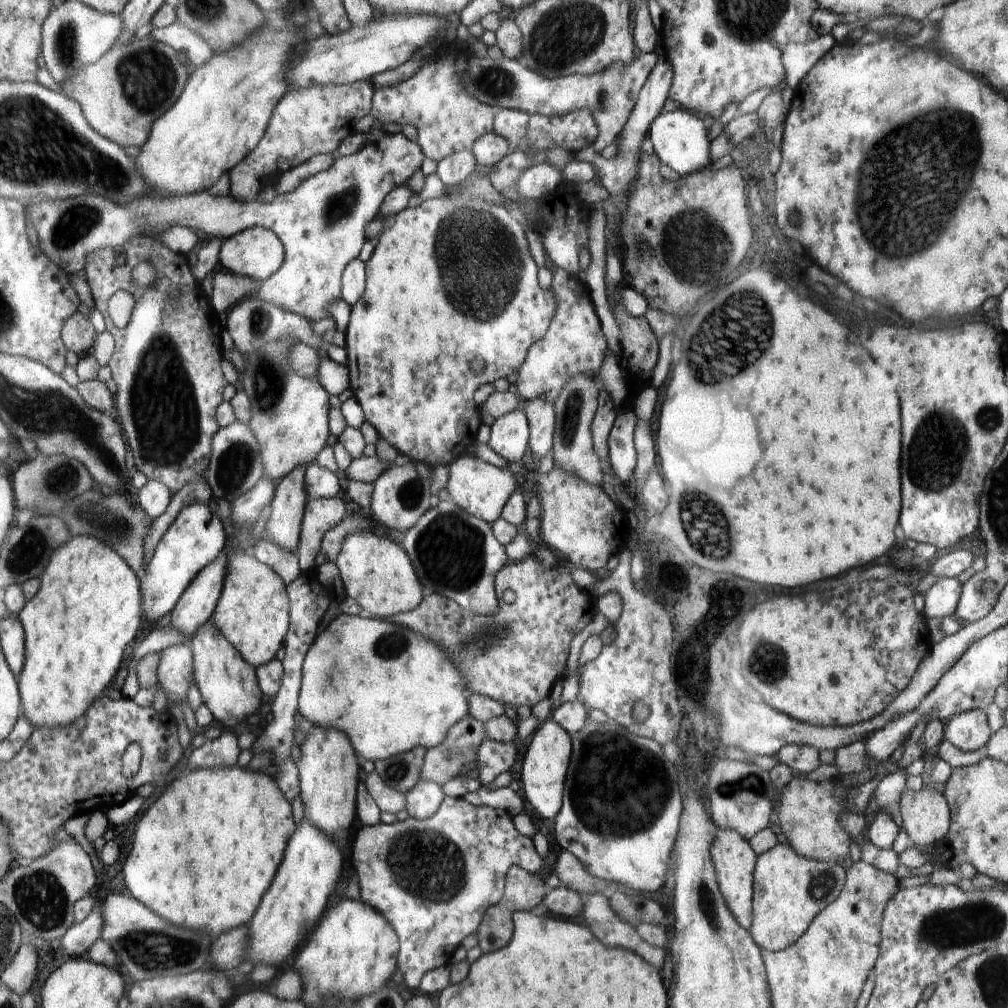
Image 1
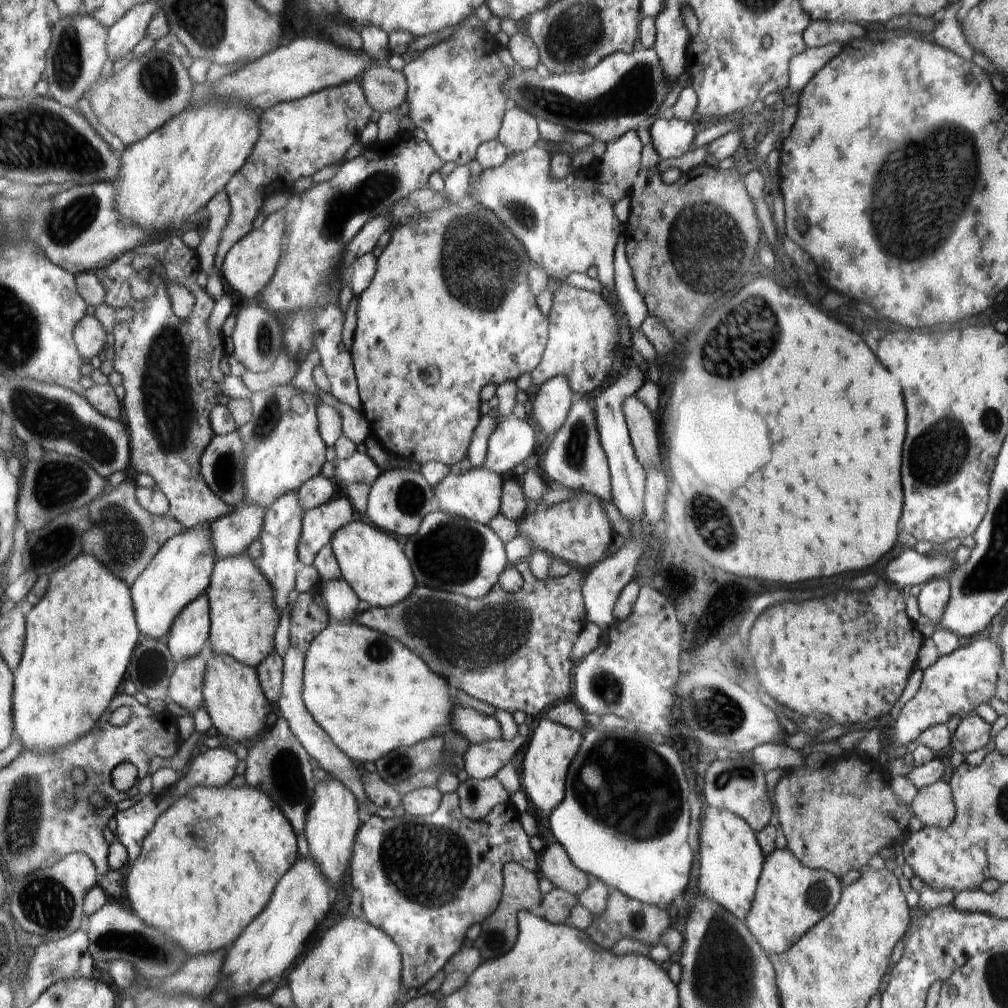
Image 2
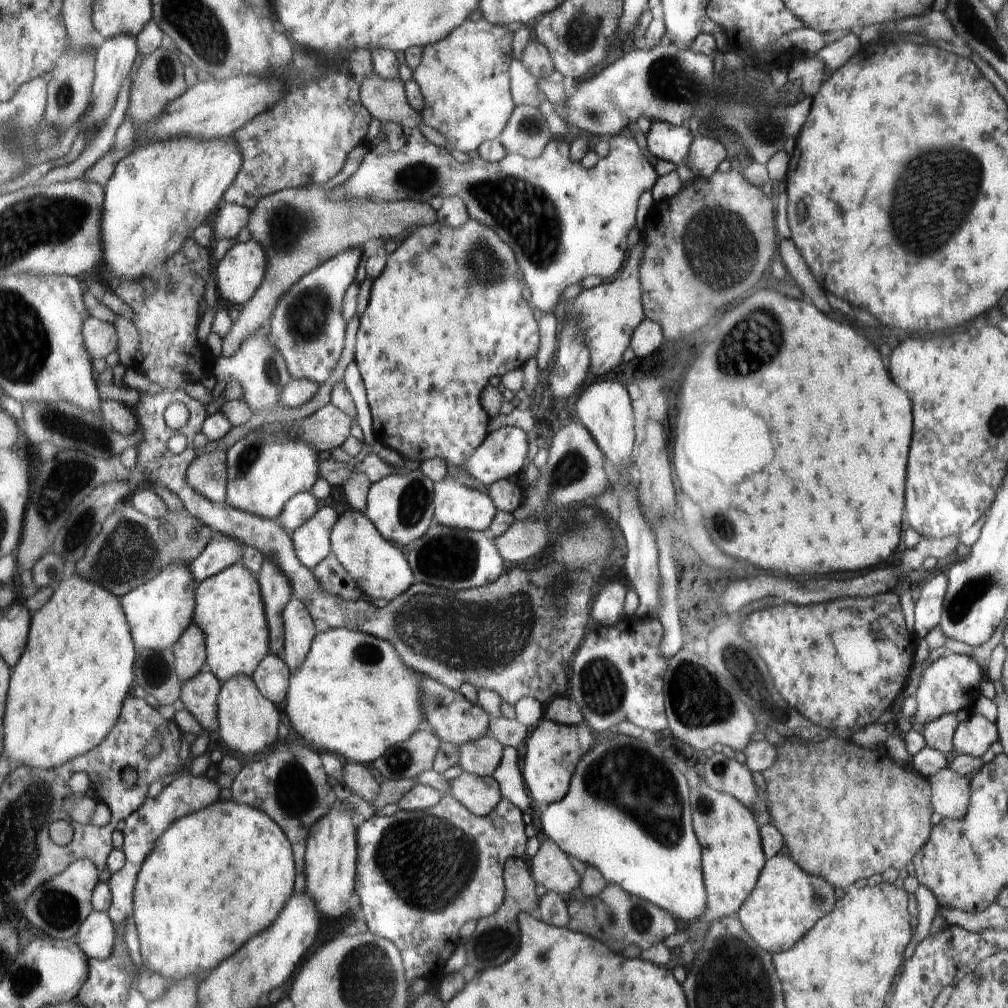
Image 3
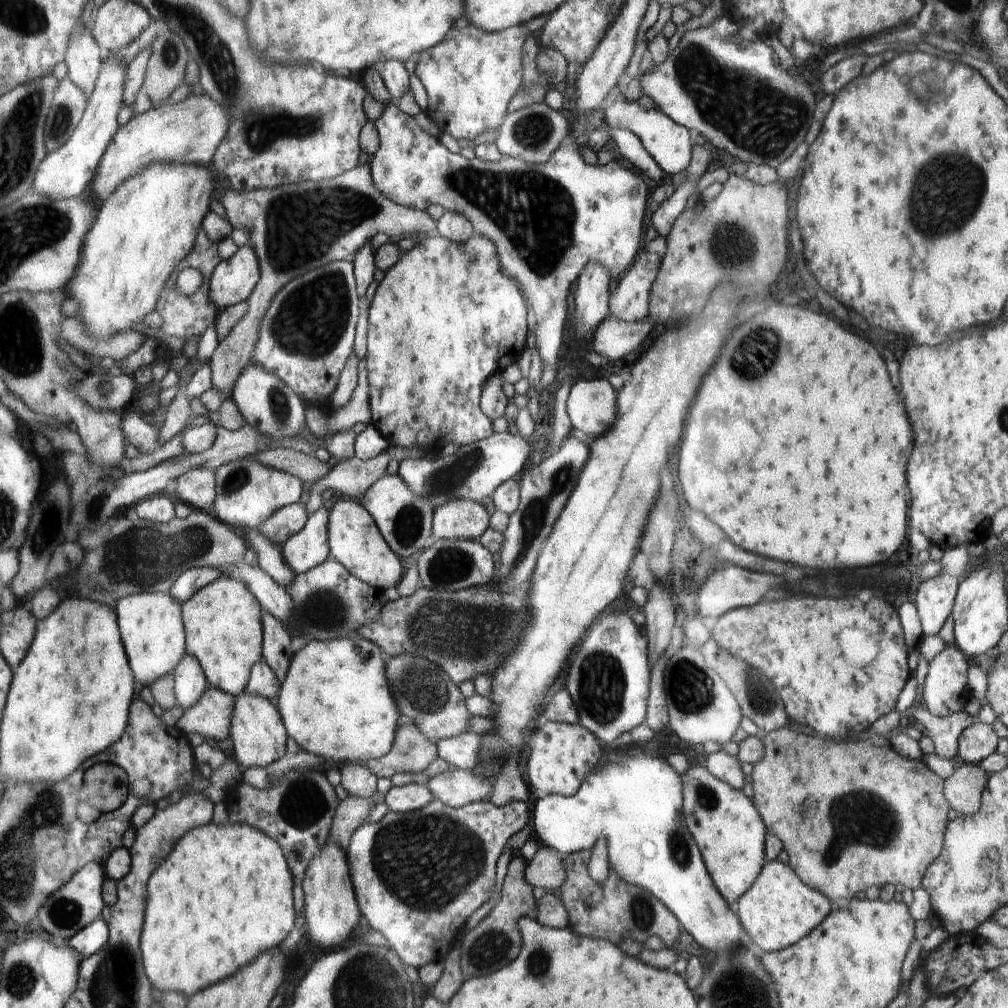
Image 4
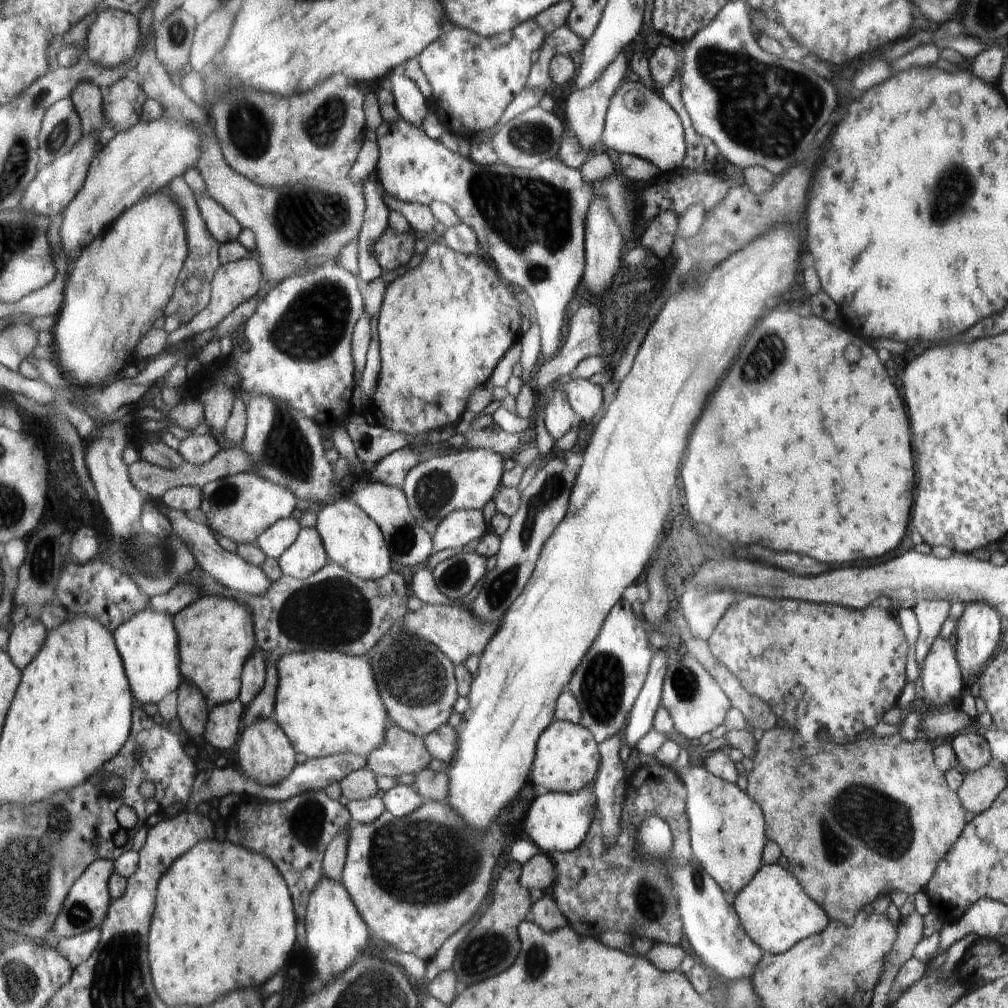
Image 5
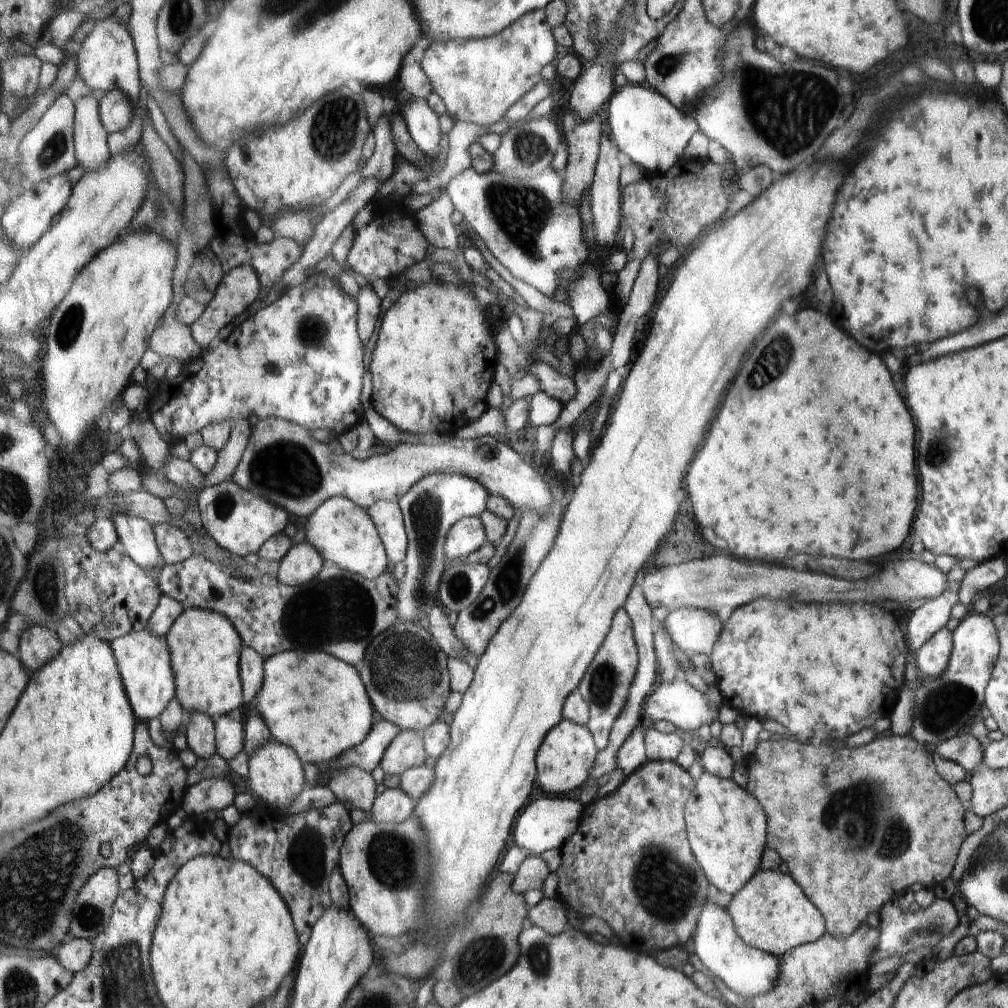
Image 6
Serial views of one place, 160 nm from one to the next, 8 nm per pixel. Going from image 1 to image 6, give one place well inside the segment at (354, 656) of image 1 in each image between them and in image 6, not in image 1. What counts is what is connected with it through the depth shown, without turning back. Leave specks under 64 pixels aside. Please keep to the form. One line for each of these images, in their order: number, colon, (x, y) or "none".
2: (371, 694)
3: (370, 704)
4: (334, 700)
5: (327, 703)
6: (336, 715)

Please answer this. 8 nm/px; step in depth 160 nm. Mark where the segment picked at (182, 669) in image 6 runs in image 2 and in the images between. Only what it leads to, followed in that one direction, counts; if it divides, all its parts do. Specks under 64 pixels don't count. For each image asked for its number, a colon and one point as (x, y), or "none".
2: (245, 616)
3: (229, 609)
4: (223, 631)
5: (216, 634)

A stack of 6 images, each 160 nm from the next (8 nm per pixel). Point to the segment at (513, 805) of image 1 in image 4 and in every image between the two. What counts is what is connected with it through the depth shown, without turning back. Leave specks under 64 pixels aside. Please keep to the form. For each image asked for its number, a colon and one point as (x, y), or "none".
2: (477, 797)
3: (480, 795)
4: (455, 788)

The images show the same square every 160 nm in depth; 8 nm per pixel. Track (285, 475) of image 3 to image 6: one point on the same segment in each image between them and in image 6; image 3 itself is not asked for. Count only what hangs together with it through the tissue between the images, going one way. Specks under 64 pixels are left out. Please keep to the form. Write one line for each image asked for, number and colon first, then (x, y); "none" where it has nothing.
4: (247, 493)
5: (242, 506)
6: (239, 521)

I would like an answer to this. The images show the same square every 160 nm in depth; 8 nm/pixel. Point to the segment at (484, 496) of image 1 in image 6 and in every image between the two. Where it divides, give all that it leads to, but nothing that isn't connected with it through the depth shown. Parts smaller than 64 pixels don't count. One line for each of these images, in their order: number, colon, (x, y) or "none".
2: (476, 495)
3: (457, 506)
4: (459, 518)
5: (462, 526)
6: (468, 535)

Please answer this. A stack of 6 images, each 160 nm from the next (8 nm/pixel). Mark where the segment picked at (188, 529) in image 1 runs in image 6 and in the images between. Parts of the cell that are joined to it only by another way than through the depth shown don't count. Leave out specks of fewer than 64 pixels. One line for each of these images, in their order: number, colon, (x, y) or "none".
2: (181, 571)
3: (161, 610)
4: (153, 625)
5: (148, 642)
6: (144, 659)

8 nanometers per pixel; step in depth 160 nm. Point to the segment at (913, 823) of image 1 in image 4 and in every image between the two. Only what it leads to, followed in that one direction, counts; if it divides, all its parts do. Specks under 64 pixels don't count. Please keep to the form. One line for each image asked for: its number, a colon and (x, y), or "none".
2: (933, 804)
3: (950, 792)
4: (963, 790)

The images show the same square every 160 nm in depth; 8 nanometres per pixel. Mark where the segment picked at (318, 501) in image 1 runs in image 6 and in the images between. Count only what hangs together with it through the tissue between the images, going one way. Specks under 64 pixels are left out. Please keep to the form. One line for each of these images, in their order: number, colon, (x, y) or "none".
2: (318, 526)
3: (312, 541)
4: (310, 547)
5: (306, 556)
6: (303, 562)

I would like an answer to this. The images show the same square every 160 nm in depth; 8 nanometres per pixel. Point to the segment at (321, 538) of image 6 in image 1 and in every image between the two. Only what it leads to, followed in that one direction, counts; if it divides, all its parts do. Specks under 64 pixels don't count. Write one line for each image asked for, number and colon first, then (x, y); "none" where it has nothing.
1: (378, 574)
2: (371, 562)
3: (379, 568)
4: (355, 541)
5: (352, 539)

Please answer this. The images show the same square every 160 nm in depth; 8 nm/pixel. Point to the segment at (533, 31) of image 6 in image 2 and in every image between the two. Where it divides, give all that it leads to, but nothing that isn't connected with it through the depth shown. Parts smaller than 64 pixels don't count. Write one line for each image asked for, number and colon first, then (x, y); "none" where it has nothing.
2: (454, 95)
3: (464, 79)
4: (470, 78)
5: (473, 79)

